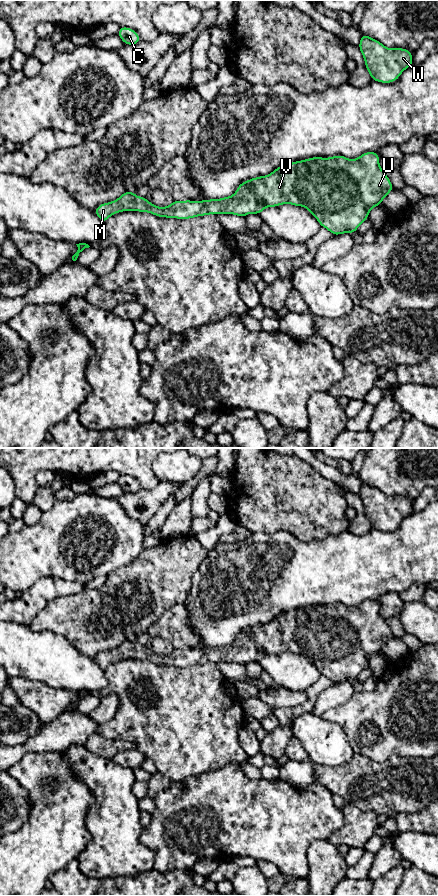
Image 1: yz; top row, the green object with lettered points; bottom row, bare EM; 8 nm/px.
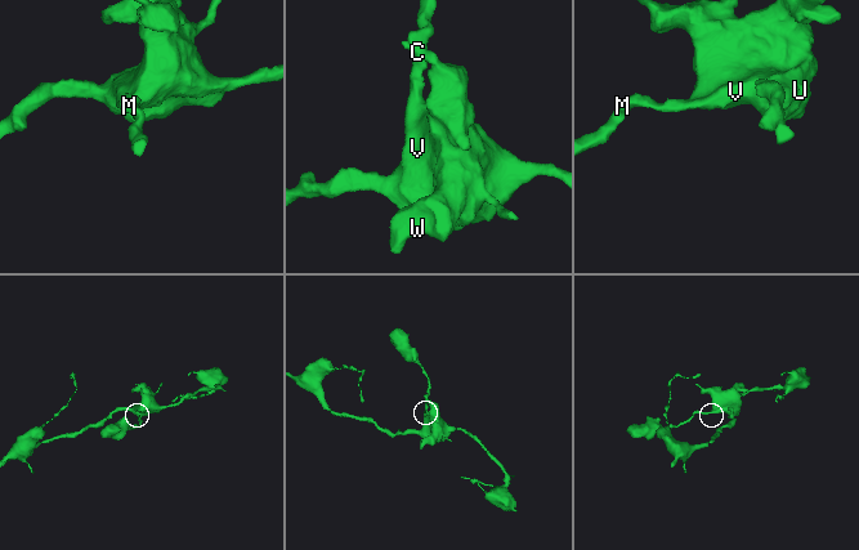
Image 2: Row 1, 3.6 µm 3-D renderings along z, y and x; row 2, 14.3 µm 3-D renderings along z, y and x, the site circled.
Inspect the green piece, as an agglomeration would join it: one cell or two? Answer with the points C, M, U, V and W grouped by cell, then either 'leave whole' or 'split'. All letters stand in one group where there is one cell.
groups C M U V W; leave whole

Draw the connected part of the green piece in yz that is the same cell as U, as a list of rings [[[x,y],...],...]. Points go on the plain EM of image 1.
[[[365,600],[356,607],[347,607],[343,603],[328,606],[312,605],[301,609],[284,612],[276,616],[272,621],[255,625],[242,630],[232,644],[220,647],[209,647],[202,649],[176,649],[174,648],[166,655],[158,655],[148,649],[145,645],[139,645],[132,639],[123,641],[118,647],[100,652],[95,662],[105,671],[107,667],[122,659],[148,660],[157,665],[190,667],[207,662],[233,662],[241,665],[246,663],[260,662],[267,655],[276,655],[283,652],[305,655],[317,667],[320,674],[326,676],[333,683],[344,681],[355,681],[362,670],[368,667],[369,660],[373,655],[381,653],[382,648],[393,638],[393,633],[386,621],[380,616],[379,603],[377,600]]]

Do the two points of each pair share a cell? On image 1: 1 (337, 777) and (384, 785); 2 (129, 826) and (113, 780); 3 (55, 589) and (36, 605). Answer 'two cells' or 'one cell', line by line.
1: one cell
2: one cell
3: one cell

